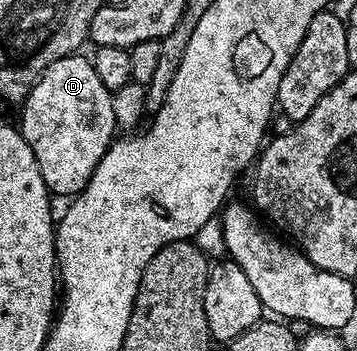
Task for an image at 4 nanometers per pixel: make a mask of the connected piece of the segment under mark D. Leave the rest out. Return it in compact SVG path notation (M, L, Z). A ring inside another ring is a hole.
M70 54L56 60L42 73L21 107L20 129L32 156L36 156L40 176L44 176L51 195L59 194L65 200L81 194L116 138L112 91L100 84L93 61L82 57Z

